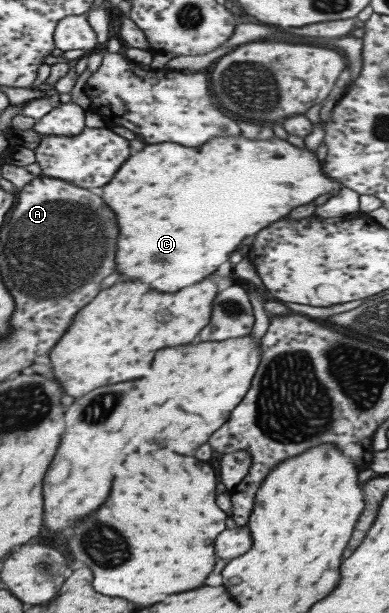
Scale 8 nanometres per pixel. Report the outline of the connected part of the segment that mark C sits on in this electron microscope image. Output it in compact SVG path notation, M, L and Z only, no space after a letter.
M242 135L238 139L218 137L202 143L202 147L178 147L176 143L146 145L138 155L128 157L102 187L102 201L116 213L120 227L116 271L128 279L148 283L156 291L178 291L216 271L220 263L240 249L244 237L254 239L258 231L285 217L294 207L306 205L323 193L336 195L340 187L340 182L320 172L312 150L295 147L274 135L266 141L250 141Z

